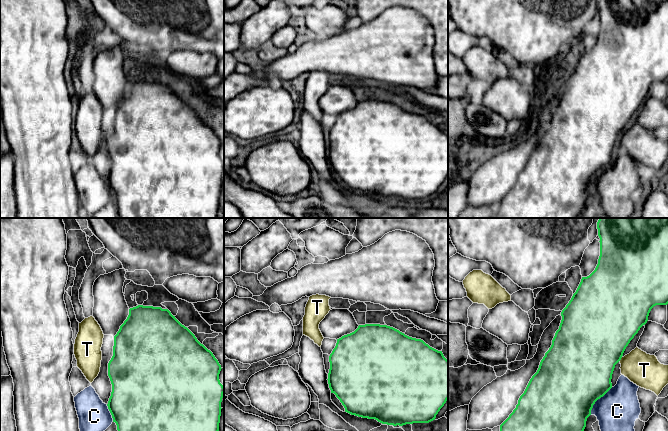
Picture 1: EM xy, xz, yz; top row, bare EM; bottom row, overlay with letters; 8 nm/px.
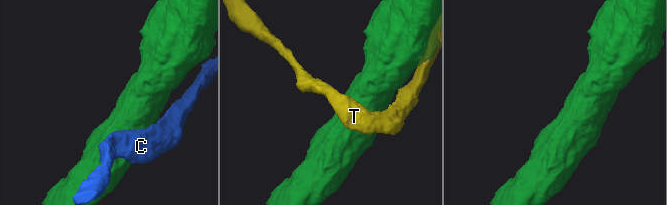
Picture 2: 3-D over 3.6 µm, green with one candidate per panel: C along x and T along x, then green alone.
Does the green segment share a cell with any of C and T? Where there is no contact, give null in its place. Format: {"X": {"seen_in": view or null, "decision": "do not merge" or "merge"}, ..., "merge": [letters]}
{"C": {"seen_in": "yz", "decision": "do not merge"}, "T": {"seen_in": "yz", "decision": "do not merge"}, "merge": []}

